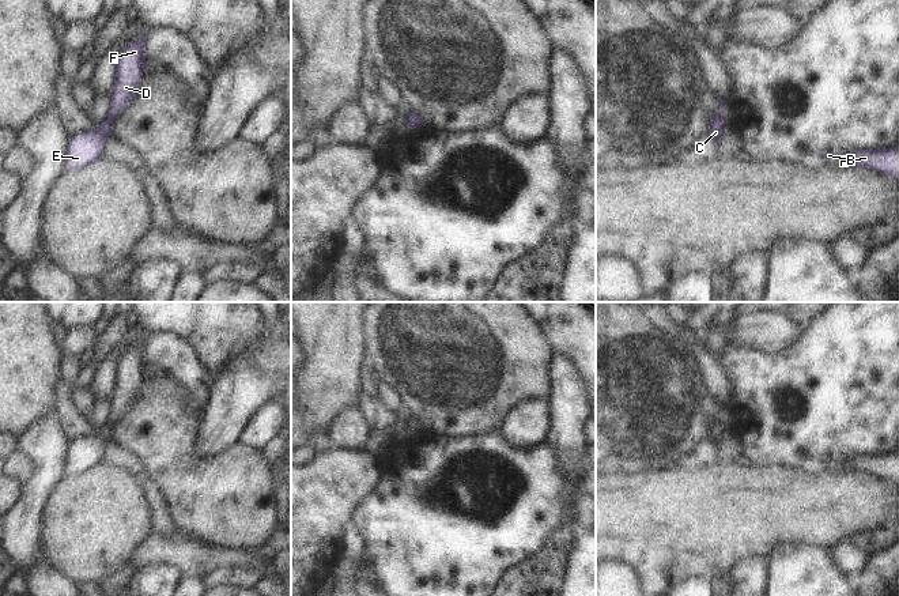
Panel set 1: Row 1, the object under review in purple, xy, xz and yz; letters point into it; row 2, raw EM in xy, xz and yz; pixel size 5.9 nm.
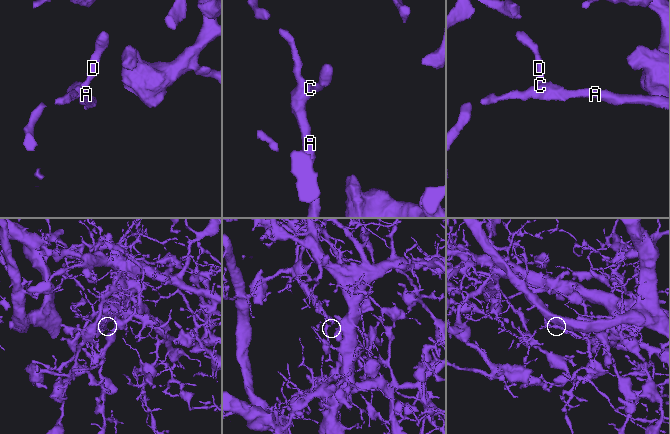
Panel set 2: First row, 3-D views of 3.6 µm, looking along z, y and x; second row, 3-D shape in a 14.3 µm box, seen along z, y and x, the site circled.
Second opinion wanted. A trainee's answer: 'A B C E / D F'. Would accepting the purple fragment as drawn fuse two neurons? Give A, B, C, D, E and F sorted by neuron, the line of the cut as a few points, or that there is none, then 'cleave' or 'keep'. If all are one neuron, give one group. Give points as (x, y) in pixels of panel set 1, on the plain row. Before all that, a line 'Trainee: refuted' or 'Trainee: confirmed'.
Trainee: refuted
A B C D E F | no cut | keep

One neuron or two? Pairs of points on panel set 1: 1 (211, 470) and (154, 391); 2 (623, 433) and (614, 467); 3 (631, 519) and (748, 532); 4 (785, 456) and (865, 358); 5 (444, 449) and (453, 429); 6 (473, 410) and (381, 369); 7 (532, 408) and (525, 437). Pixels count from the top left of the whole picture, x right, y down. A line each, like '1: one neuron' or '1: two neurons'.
1: one neuron
2: one neuron
3: one neuron
4: one neuron
5: two neurons
6: one neuron
7: one neuron

